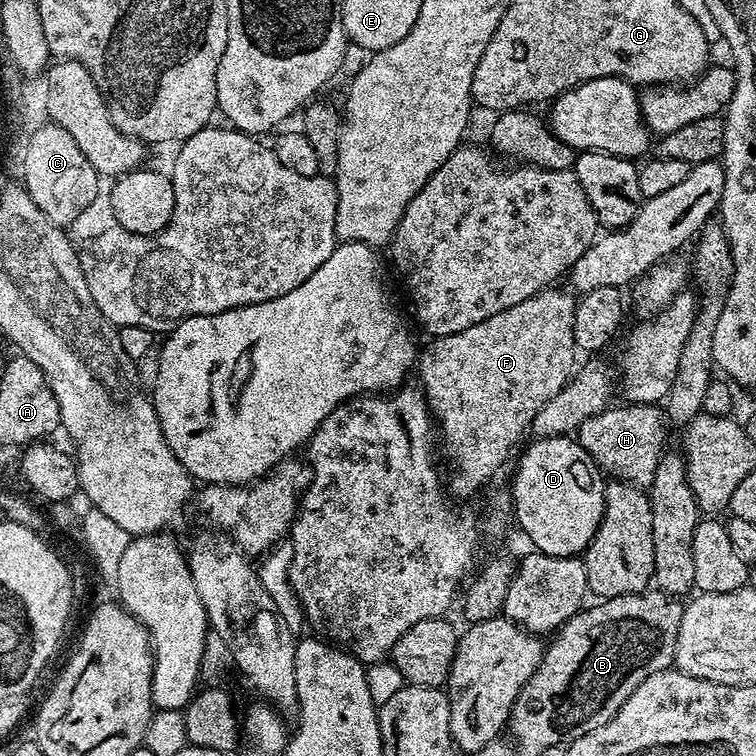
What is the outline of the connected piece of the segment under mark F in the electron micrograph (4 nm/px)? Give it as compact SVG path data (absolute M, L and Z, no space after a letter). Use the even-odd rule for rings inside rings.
M549 286L518 302L518 306L510 306L510 310L502 310L458 334L429 339L425 348L423 345L418 356L418 384L428 401L435 427L439 429L439 439L440 436L444 439L444 448L452 455L456 468L448 485L451 495L470 496L482 487L507 462L512 447L524 431L531 429L532 420L542 406L573 377L578 364L574 342L577 297L568 292L563 292L560 286Z

